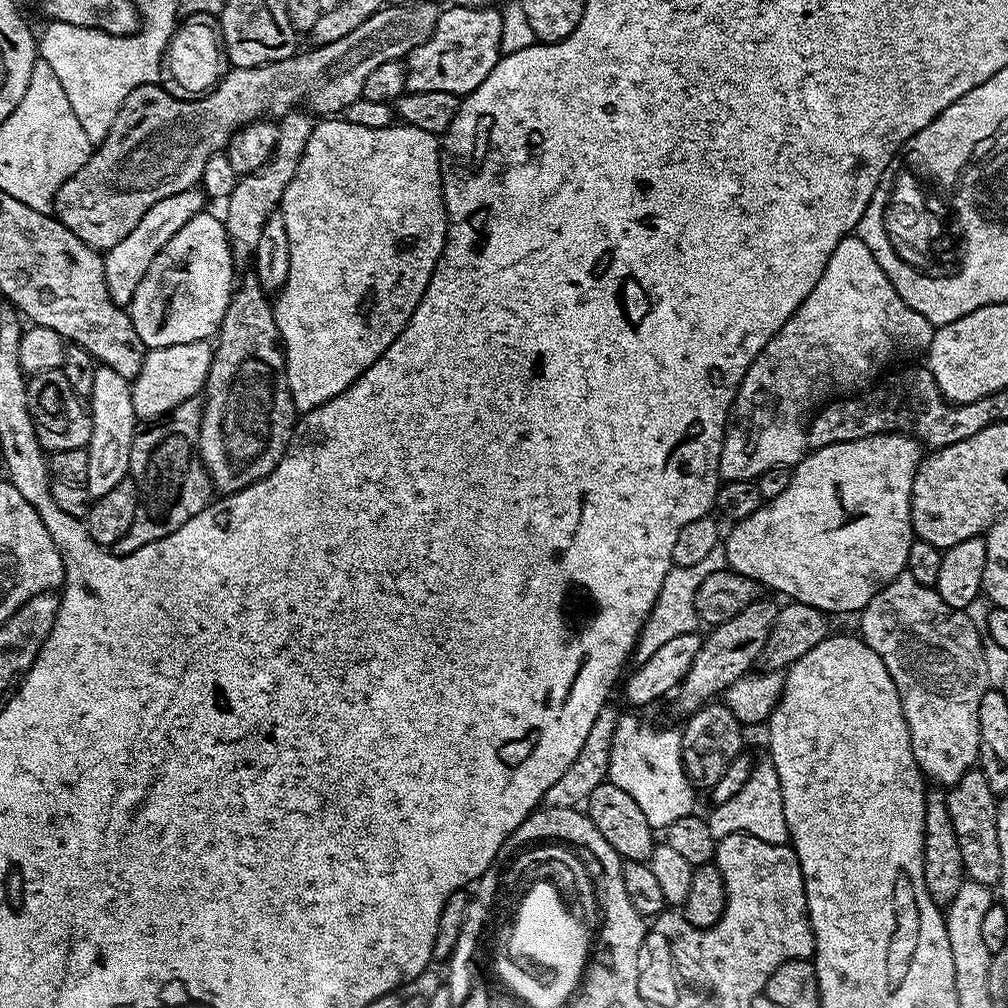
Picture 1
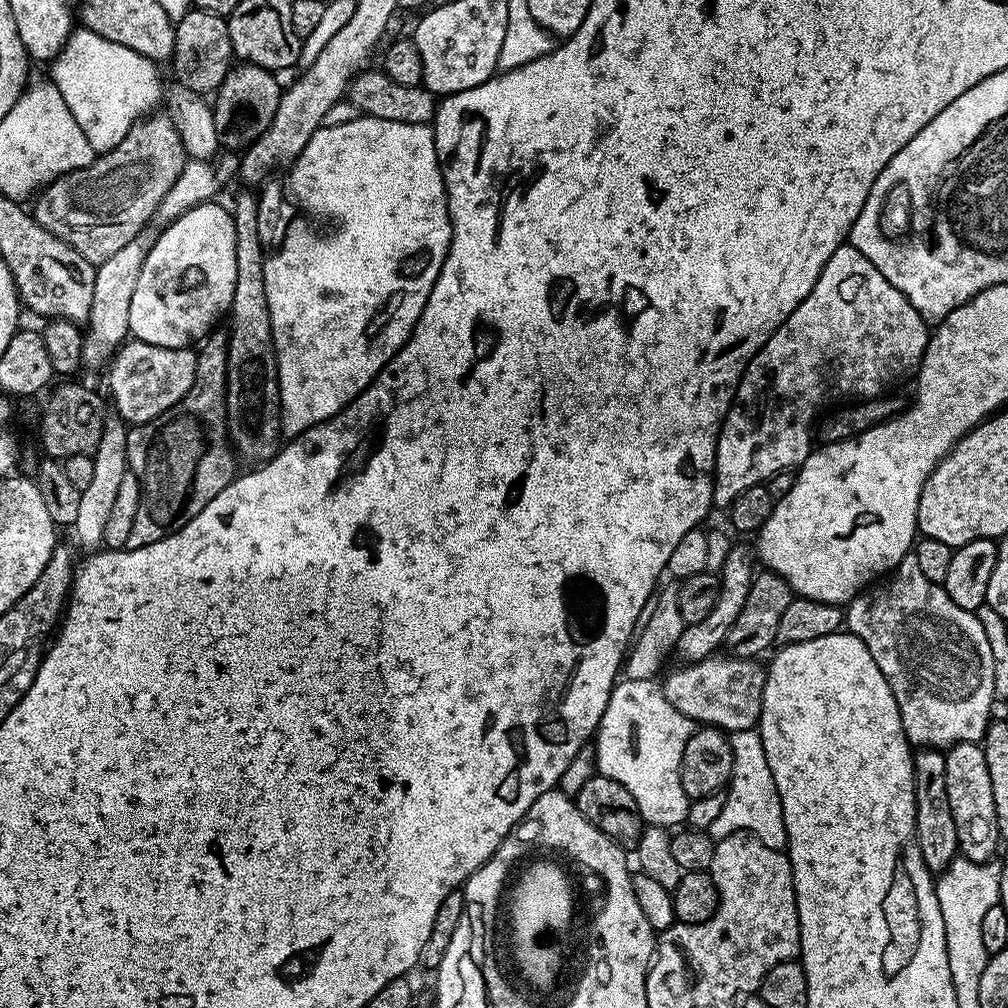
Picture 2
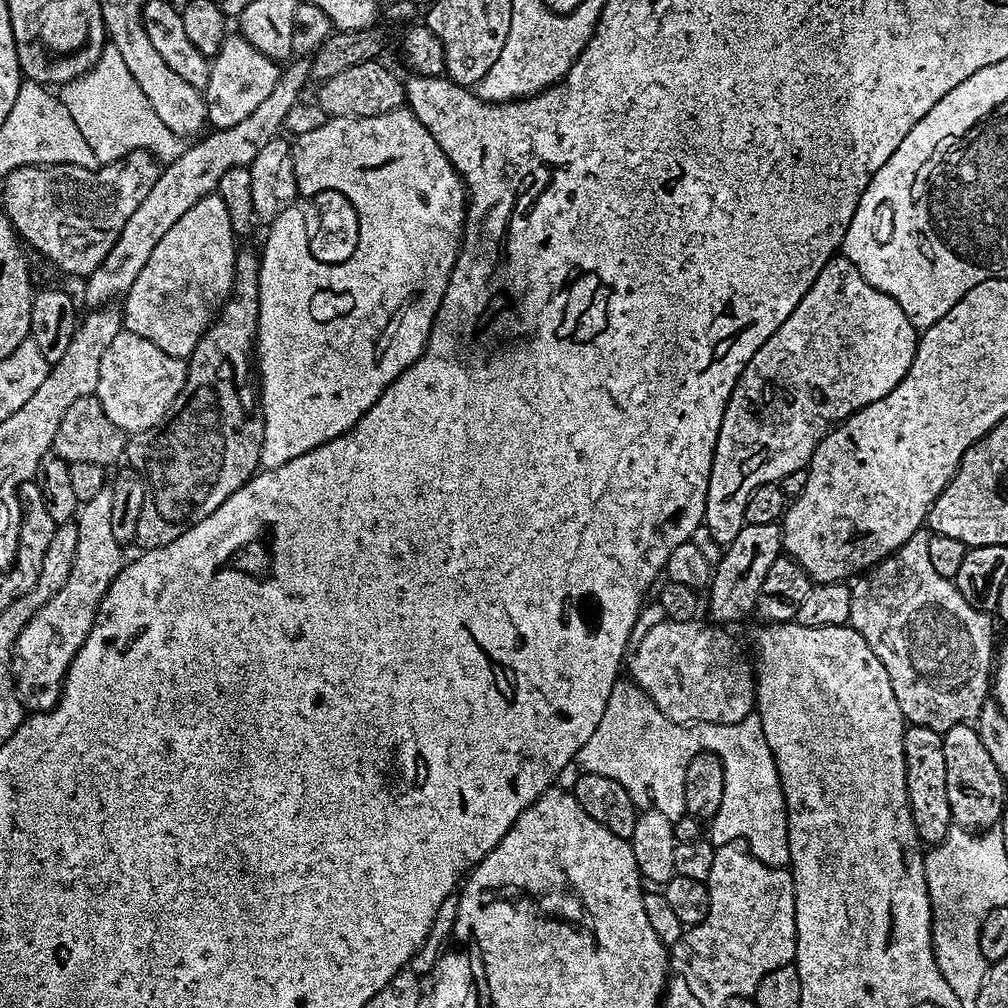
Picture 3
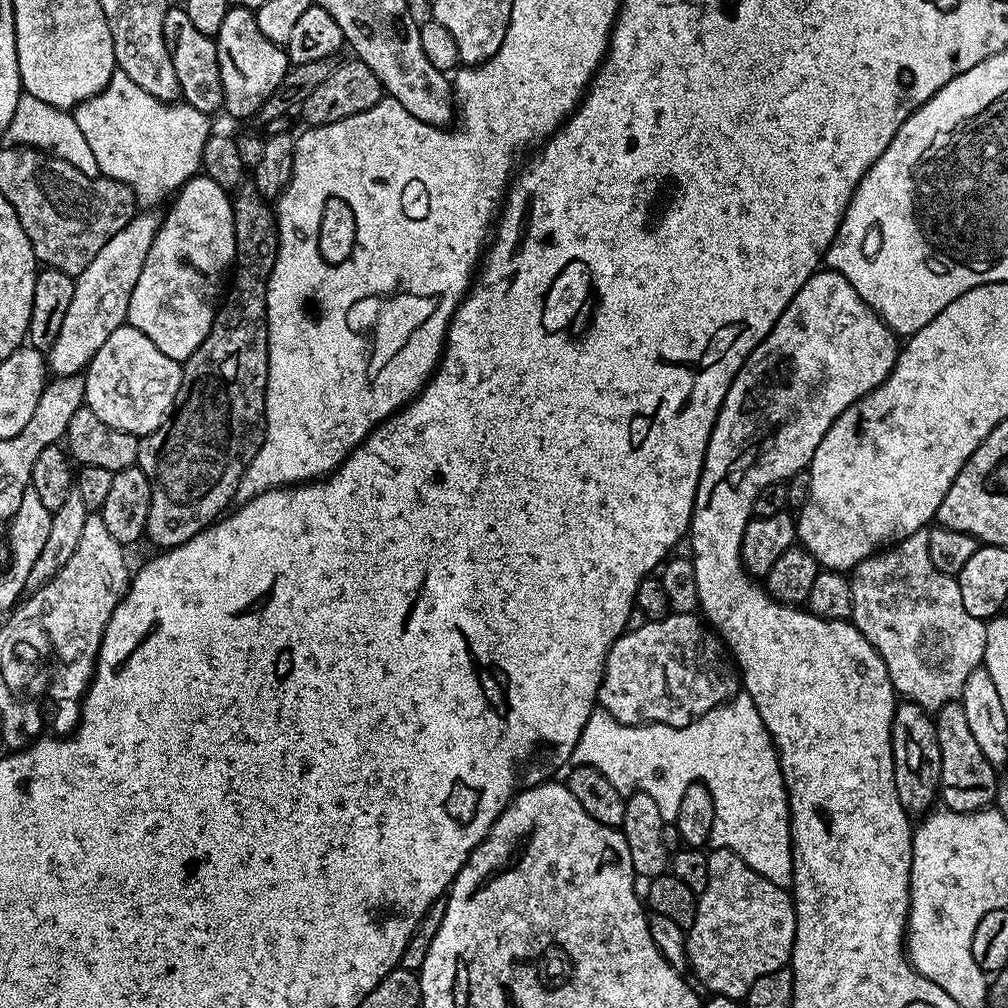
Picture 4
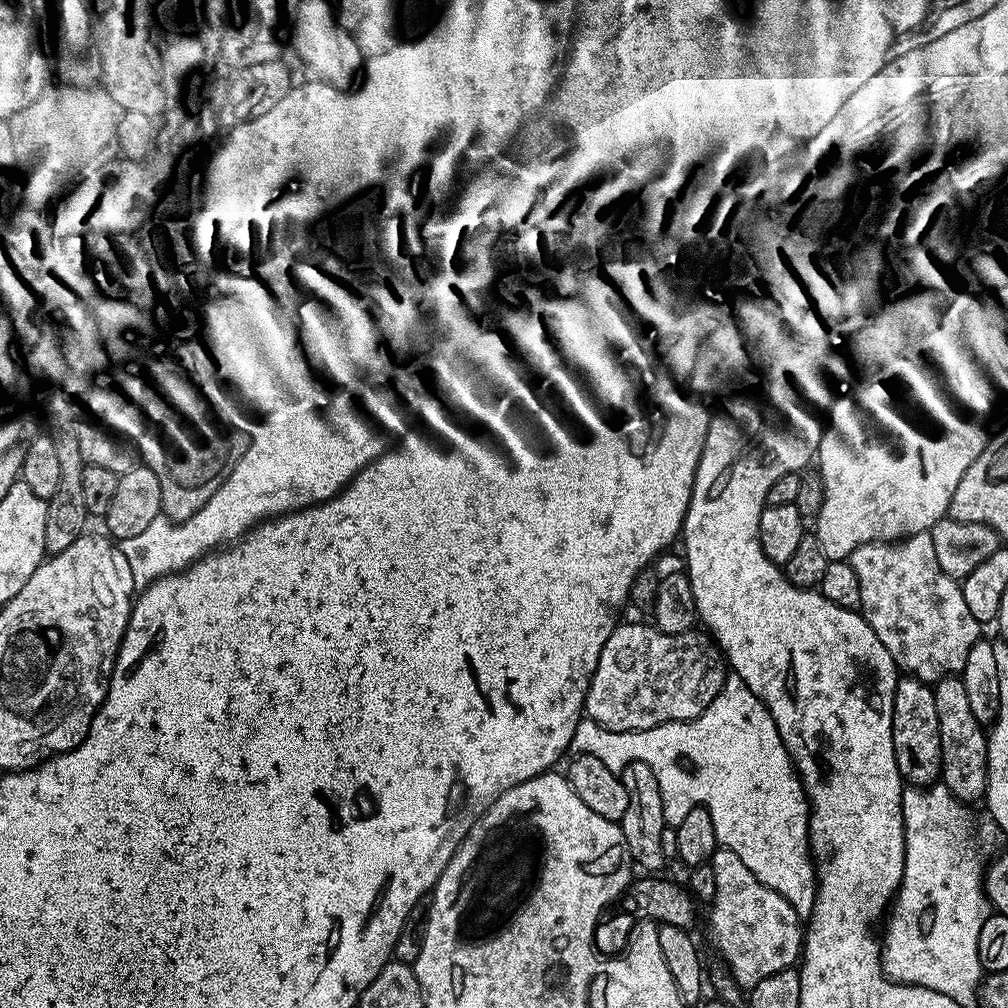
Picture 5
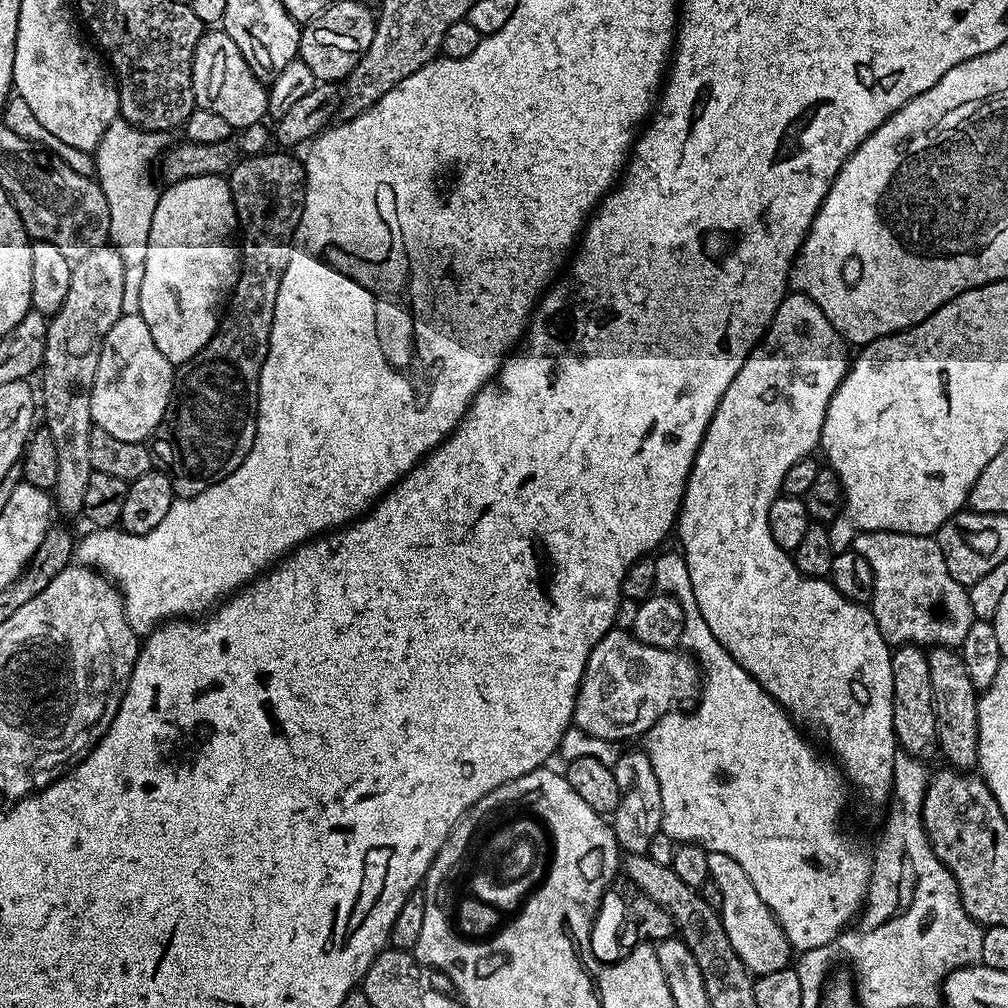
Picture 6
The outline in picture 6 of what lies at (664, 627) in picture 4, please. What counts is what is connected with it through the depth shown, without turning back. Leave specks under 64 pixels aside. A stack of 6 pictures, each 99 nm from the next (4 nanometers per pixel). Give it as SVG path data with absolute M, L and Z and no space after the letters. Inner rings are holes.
M613 627L594 646L590 658L586 662L584 677L576 695L575 727L581 728L594 738L602 738L613 742L628 740L631 736L643 737L663 716L673 711L675 700L688 700L697 695L698 685L702 680L702 672L697 661L687 651L676 648L655 648L646 646L636 639L631 631Z

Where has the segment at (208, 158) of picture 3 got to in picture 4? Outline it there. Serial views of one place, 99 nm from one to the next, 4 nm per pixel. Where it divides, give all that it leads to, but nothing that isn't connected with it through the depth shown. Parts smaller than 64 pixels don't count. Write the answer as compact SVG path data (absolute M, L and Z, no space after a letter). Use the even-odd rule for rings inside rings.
M155 211L142 212L133 215L128 225L118 230L118 234L114 234L114 238L110 238L110 242L106 242L106 246L102 246L98 254L94 254L94 262L90 262L90 266L86 266L86 270L82 270L79 276L75 277L74 298L70 302L70 310L66 310L58 342L54 342L54 346L46 353L48 371L53 377L83 373L94 358L94 354L98 354L102 342L106 342L106 338L110 338L110 334L114 334L114 330L118 330L121 324L127 321L130 294L134 294L134 286L138 286L138 274L142 274L142 266L146 266L146 254L150 254L150 246L154 242L156 231L160 229L161 222L161 217L152 213Z

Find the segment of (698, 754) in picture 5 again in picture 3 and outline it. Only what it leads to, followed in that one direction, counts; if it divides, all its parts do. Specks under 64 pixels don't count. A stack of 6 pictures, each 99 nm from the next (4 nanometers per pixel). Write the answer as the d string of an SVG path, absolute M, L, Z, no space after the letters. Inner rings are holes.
M624 679L613 686L610 698L606 702L606 710L602 714L602 722L594 726L594 734L586 738L586 746L582 746L582 750L578 750L574 758L577 765L580 763L579 771L602 774L606 778L614 778L622 782L622 786L626 786L626 794L630 794L637 809L653 808L658 810L658 814L666 814L666 818L676 821L685 815L686 766L699 752L712 752L720 757L724 767L725 801L729 805L736 804L736 820L740 823L741 838L739 839L743 841L752 856L758 858L763 864L768 864L772 868L785 867L790 861L788 811L776 763L770 754L766 734L762 734L760 717L753 714L742 718L742 722L737 724L690 724L687 726L676 724L656 709L652 699L637 684L631 679Z

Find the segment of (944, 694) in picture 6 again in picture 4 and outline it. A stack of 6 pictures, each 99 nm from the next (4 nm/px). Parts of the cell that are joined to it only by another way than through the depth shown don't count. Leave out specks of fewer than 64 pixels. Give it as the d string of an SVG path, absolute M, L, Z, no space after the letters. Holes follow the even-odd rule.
M953 702L939 708L934 719L938 750L942 750L939 799L943 807L953 808L956 812L978 812L989 807L998 796L997 769L978 747L978 741L975 740L966 719L966 710L962 710L959 702Z

